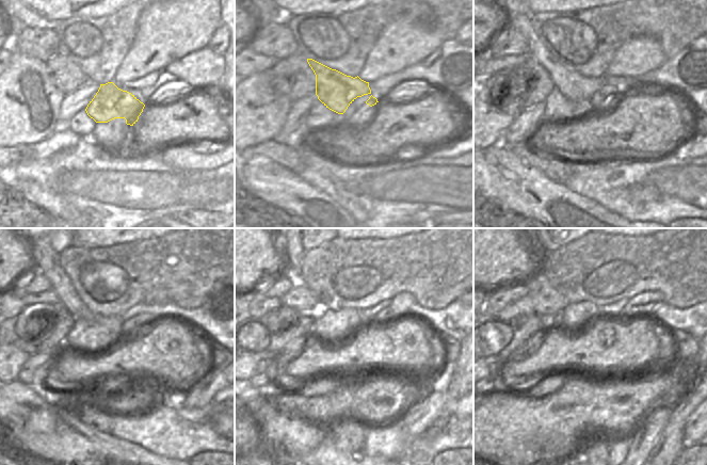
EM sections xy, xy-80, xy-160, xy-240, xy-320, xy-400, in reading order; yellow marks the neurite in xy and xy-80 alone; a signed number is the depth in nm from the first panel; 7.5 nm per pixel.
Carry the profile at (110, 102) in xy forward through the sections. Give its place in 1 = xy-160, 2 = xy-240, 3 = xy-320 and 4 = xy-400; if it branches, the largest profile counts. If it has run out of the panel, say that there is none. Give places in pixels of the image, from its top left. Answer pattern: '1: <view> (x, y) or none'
1: xy-160 (573, 85)
2: xy-240 (46, 258)
3: xy-320 (291, 250)
4: xy-400 (536, 250)

